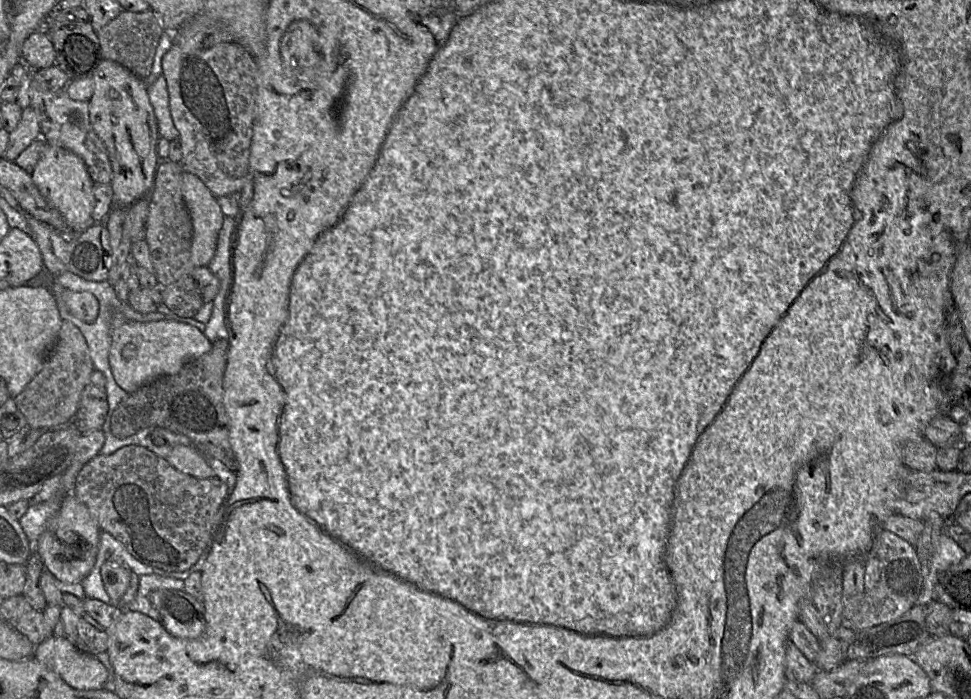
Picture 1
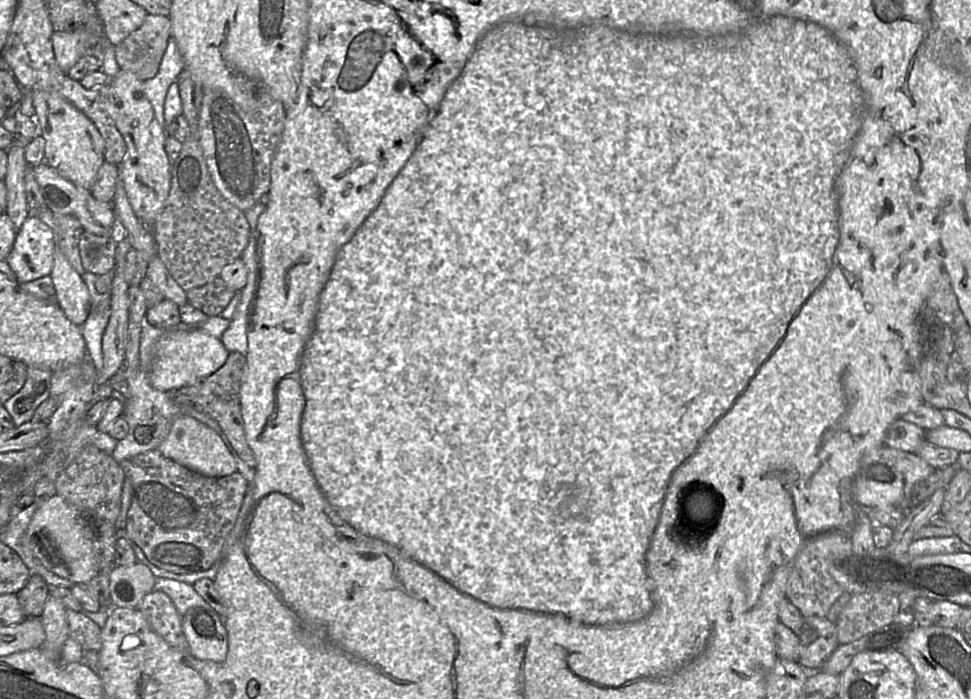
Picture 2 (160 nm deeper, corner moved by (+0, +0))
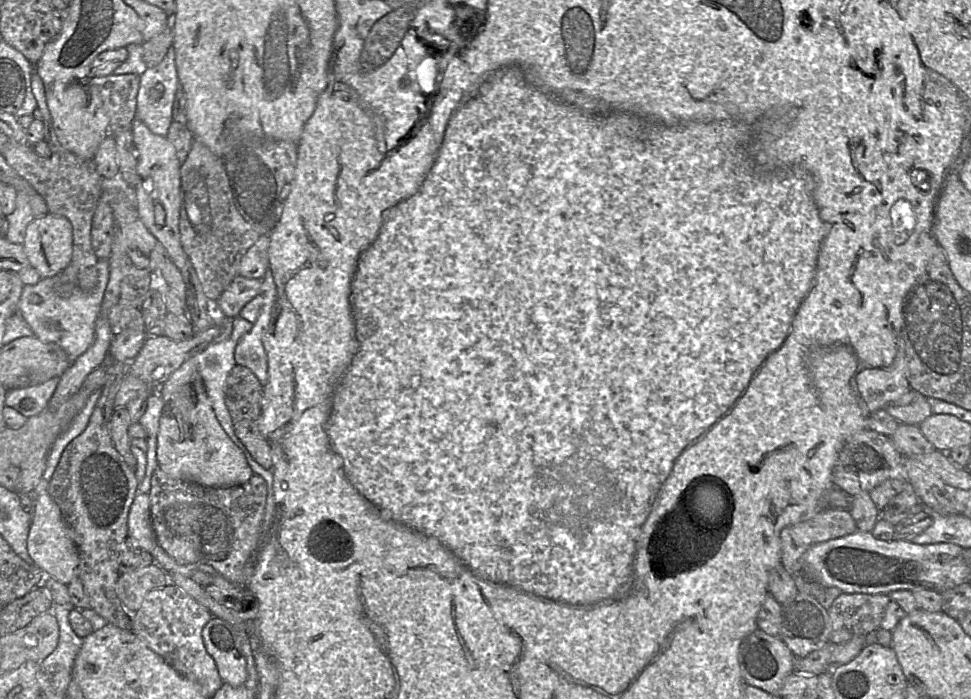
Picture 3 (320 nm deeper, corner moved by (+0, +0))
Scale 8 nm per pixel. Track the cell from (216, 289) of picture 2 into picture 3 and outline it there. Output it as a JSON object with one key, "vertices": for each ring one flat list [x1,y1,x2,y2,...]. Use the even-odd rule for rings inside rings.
{"vertices":[[237,276,214,303,215,308,226,318,238,317,248,302,262,295,262,283,262,279]]}

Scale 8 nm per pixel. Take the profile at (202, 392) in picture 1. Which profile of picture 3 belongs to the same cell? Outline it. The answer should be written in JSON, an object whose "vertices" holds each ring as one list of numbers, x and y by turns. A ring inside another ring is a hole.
{"vertices":[[236,364,230,371,225,385,225,404,232,418,235,435,258,464,267,470,273,471,271,448,259,428,262,395,263,385,254,372,245,366]]}

